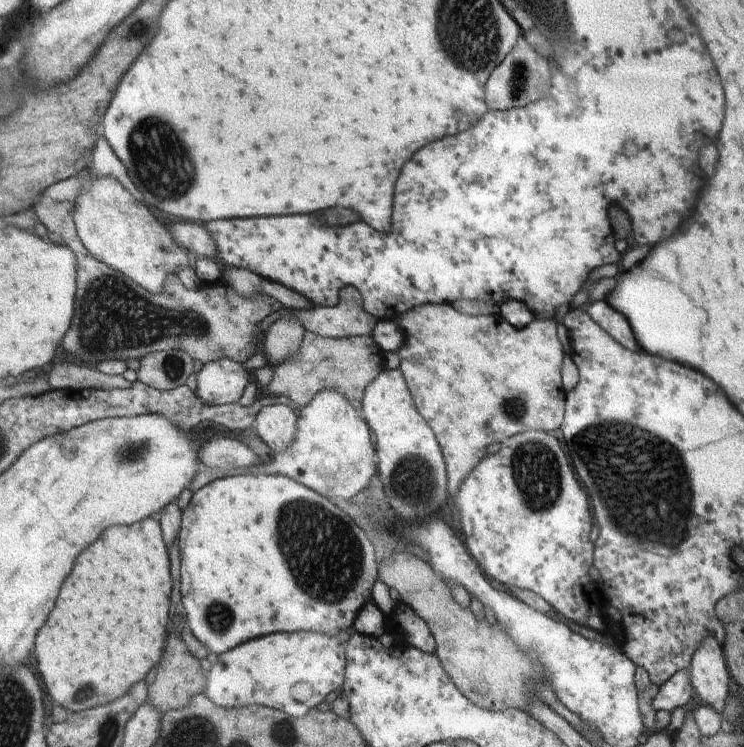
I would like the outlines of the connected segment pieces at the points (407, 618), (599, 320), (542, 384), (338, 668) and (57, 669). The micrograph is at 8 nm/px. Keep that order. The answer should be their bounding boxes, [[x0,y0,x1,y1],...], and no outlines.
[[385,603,437,654],[585,301,639,351],[395,305,563,535],[205,630,355,718],[37,517,173,713]]

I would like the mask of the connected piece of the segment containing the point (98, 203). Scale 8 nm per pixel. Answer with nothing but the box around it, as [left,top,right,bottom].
[75,172,191,294]

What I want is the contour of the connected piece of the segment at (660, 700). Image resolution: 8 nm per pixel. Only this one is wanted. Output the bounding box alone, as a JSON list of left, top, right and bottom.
[649,670,693,713]

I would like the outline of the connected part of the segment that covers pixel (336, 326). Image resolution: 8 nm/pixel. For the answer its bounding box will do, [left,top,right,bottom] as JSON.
[297,286,381,338]

